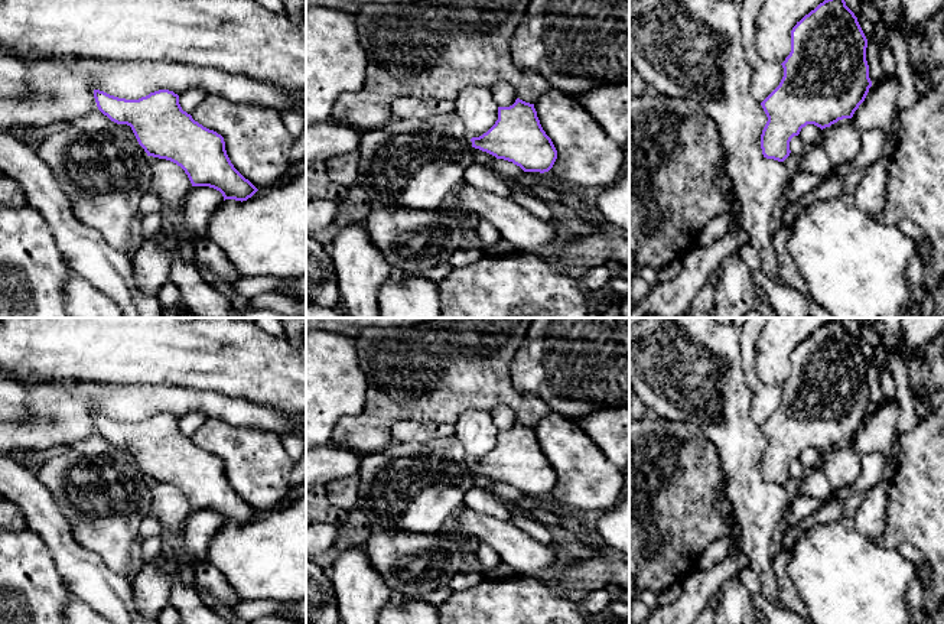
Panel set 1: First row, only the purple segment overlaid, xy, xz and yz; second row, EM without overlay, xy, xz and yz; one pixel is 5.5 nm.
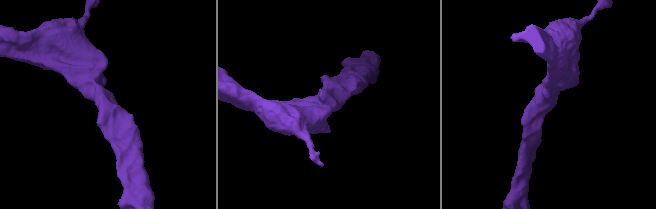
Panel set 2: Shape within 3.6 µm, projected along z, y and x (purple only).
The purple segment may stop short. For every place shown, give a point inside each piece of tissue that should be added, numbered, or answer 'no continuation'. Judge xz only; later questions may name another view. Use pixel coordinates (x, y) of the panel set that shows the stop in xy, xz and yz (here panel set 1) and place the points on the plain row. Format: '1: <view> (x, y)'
no continuation

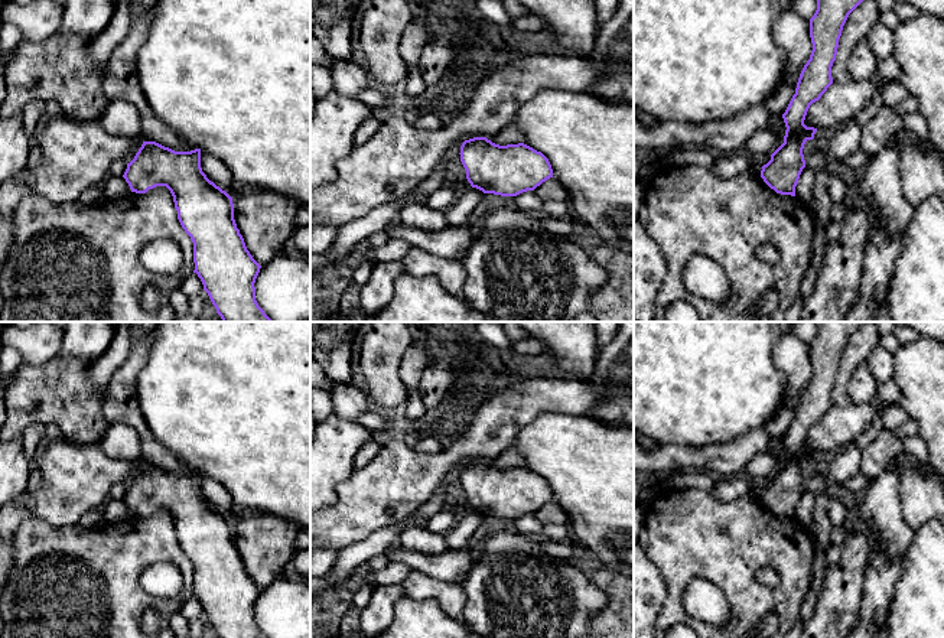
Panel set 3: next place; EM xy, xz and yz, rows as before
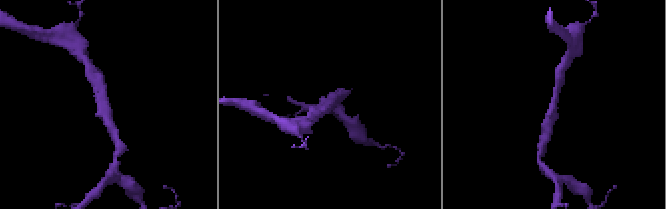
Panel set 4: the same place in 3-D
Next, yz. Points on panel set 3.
no continuation

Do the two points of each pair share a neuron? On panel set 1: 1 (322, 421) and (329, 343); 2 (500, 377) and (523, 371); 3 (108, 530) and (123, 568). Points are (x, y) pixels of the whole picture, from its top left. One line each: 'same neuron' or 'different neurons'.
1: same neuron
2: different neurons
3: same neuron

